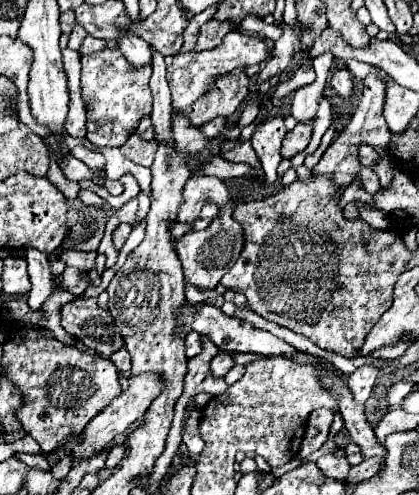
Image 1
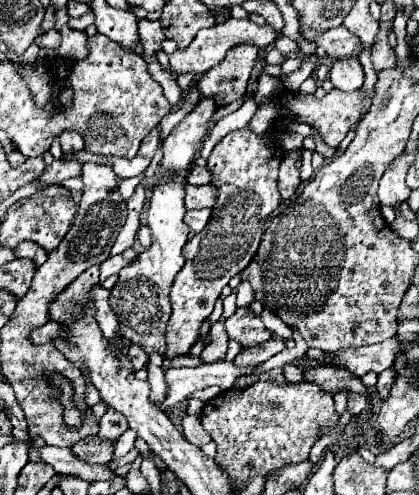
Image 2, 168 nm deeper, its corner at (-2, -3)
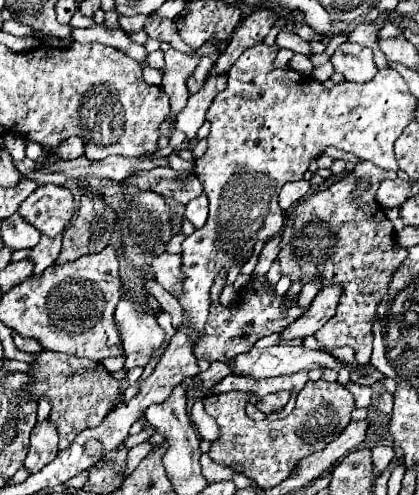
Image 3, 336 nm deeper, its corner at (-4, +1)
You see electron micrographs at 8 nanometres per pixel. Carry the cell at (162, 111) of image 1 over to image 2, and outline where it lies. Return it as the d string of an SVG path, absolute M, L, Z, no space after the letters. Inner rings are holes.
M140 18L138 20L138 36L140 36L140 44L144 48L144 58L156 58L158 52L162 50L162 42L164 42L164 32L160 22L152 22L148 18Z

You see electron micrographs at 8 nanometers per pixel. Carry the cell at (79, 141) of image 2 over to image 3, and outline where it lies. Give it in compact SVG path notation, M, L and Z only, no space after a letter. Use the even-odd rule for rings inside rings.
M72 136L72 138L60 142L54 150L50 150L50 154L58 160L74 160L84 154L84 142L76 136Z

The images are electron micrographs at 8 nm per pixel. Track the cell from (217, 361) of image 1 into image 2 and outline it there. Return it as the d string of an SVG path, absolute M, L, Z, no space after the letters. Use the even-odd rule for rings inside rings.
M268 340L268 342L260 344L260 346L242 350L242 352L234 358L234 364L236 364L236 366L242 366L242 368L246 368L246 366L252 366L252 368L254 368L254 366L258 366L260 362L268 360L270 356L282 352L284 348L286 348L286 346L284 346L282 340Z

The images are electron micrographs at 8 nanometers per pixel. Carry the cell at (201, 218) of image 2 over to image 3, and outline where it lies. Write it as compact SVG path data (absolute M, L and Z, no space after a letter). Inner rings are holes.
M200 194L198 198L194 198L192 202L186 204L186 220L190 220L196 228L204 226L206 218L208 218L208 198L206 194Z

